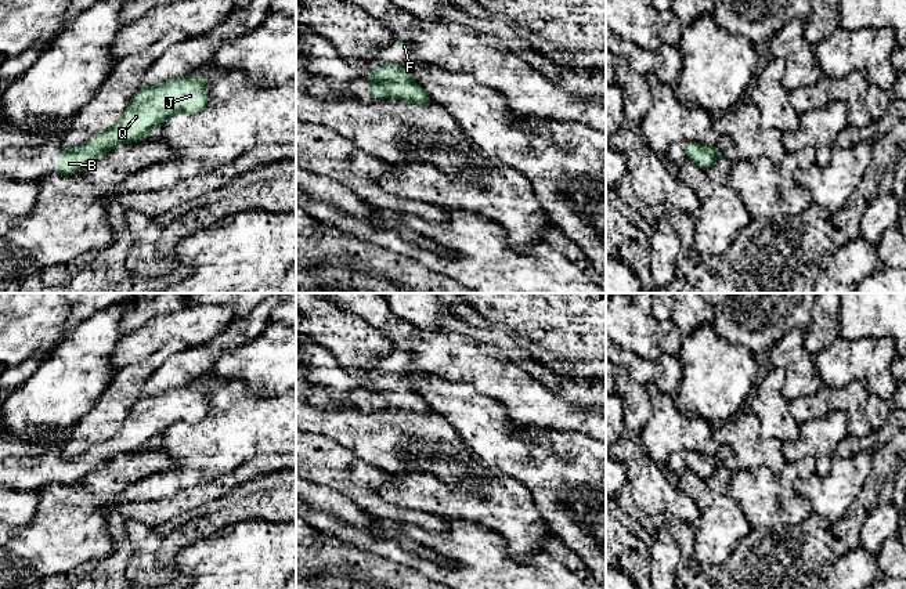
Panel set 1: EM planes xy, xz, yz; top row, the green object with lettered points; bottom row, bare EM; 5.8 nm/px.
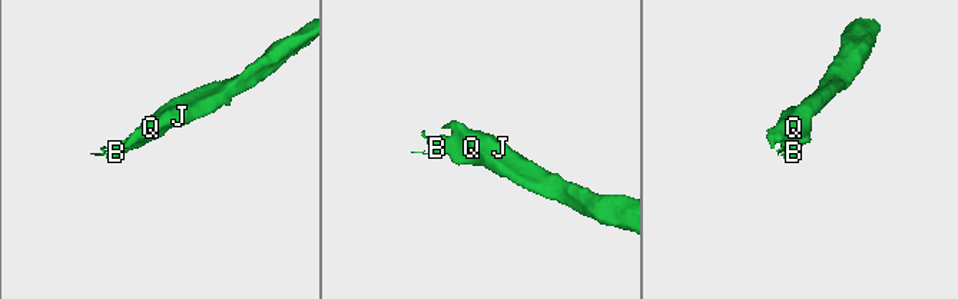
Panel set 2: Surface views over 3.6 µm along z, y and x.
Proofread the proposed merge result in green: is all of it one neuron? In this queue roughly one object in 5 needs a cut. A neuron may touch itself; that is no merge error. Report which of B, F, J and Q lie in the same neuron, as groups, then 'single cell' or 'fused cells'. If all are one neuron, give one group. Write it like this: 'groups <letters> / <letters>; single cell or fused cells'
groups B F J Q; single cell

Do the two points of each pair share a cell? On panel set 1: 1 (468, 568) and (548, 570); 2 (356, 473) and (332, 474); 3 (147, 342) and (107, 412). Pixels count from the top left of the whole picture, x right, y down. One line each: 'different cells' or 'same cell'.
1: same cell
2: same cell
3: different cells

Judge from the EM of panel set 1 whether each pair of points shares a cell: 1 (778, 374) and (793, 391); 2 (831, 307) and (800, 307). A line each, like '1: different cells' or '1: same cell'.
1: different cells
2: different cells

